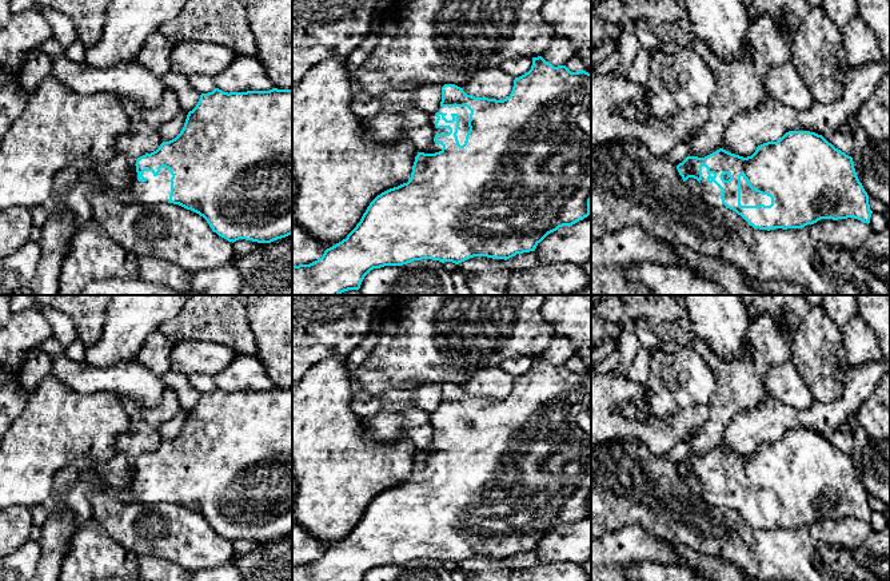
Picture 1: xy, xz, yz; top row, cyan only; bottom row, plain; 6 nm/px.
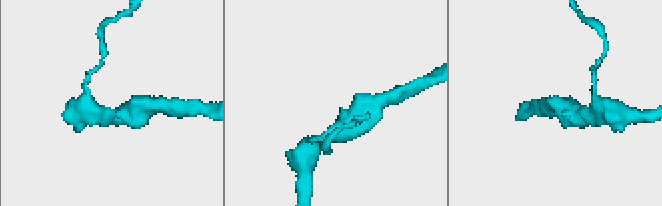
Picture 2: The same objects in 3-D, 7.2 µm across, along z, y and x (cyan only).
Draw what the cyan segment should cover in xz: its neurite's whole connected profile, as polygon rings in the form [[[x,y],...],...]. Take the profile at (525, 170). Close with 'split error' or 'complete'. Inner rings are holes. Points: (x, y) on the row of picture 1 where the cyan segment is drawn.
[[[542,56],[532,57],[532,65],[528,72],[524,75],[515,77],[514,87],[511,93],[503,99],[488,99],[488,98],[475,98],[472,95],[467,95],[463,88],[455,85],[455,84],[444,84],[442,87],[442,102],[438,110],[431,114],[431,126],[432,126],[432,142],[430,147],[424,151],[418,152],[415,156],[415,162],[412,166],[411,178],[407,183],[403,183],[398,187],[390,188],[380,195],[378,195],[367,207],[366,212],[363,214],[360,222],[356,224],[356,227],[347,235],[346,239],[336,243],[335,246],[327,248],[322,258],[318,260],[310,263],[310,264],[299,264],[292,266],[292,295],[340,295],[344,291],[348,290],[359,290],[360,284],[364,279],[364,276],[374,268],[380,268],[384,266],[403,266],[407,263],[411,263],[414,260],[422,260],[422,259],[432,259],[439,260],[442,263],[444,262],[452,262],[455,264],[459,264],[470,258],[474,256],[487,256],[492,259],[510,259],[515,256],[516,254],[530,252],[535,251],[536,246],[551,232],[556,231],[559,227],[563,226],[572,226],[579,220],[583,220],[590,215],[590,202],[591,202],[591,73],[580,69],[578,72],[571,72],[566,65],[558,65],[554,67],[551,63],[546,61]]] | split error

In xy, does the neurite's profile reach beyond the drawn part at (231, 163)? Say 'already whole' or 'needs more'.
needs more

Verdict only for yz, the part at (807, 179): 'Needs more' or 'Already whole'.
Needs more

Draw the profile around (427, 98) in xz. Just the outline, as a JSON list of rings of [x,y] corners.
[[[420,85],[414,89],[395,89],[376,98],[362,89],[354,92],[351,102],[352,112],[360,118],[371,118],[382,111],[404,112],[407,110],[422,110],[434,114],[442,102],[440,85]]]

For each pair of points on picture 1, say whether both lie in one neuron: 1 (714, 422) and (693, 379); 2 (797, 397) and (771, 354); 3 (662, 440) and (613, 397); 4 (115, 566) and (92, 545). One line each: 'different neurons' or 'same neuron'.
1: different neurons
2: different neurons
3: same neuron
4: same neuron

